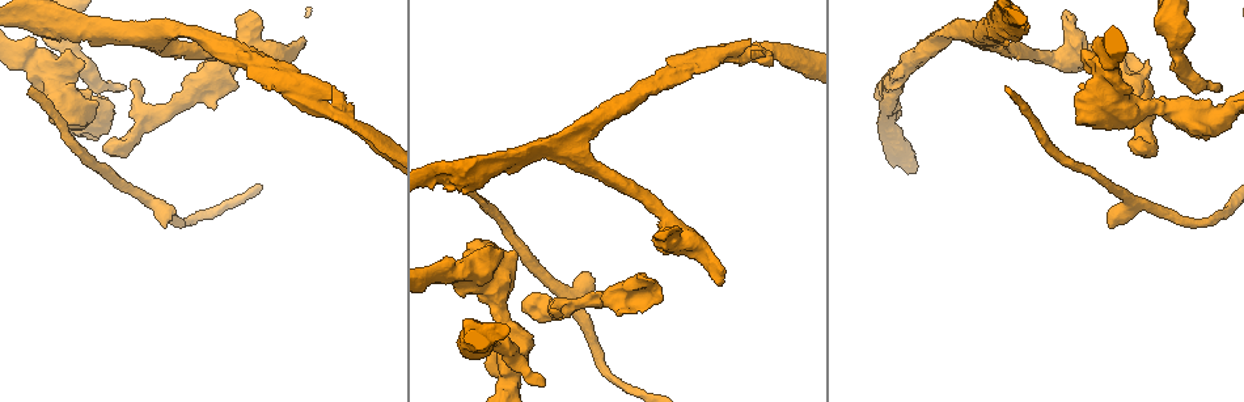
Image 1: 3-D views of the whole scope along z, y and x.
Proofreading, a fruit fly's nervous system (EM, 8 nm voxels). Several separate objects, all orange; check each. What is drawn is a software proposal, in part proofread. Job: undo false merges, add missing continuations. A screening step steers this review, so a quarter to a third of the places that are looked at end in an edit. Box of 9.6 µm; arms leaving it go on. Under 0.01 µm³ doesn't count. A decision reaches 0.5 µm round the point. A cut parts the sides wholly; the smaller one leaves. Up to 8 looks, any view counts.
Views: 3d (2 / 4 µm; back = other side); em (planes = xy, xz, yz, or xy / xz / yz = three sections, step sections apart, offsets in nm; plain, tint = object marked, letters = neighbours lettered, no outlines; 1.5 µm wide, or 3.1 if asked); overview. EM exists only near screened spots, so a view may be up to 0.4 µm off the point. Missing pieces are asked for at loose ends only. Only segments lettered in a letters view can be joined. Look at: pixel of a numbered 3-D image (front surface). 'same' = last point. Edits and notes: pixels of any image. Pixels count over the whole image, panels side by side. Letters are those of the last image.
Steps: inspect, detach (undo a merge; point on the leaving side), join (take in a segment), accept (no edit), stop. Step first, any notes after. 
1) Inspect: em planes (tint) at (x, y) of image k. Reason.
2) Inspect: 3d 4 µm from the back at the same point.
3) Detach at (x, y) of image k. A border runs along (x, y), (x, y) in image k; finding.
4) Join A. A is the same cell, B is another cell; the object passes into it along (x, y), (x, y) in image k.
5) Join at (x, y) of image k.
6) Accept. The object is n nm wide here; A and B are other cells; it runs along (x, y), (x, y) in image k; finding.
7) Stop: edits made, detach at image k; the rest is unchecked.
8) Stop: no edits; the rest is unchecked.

Inspect: 3d 4 µm at (458, 292) of image 1. Free end.

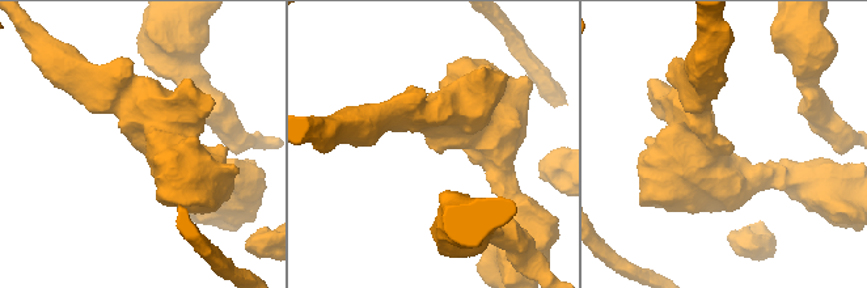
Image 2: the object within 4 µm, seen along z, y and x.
Inspect: em planes (plain) at (729, 141) of image 2.

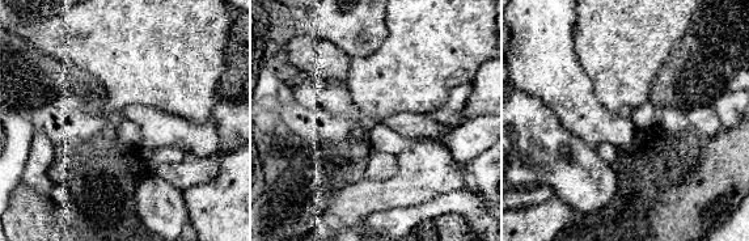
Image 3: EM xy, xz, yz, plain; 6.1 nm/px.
Inspect: em planes (letters) at the same point. What lies round it.

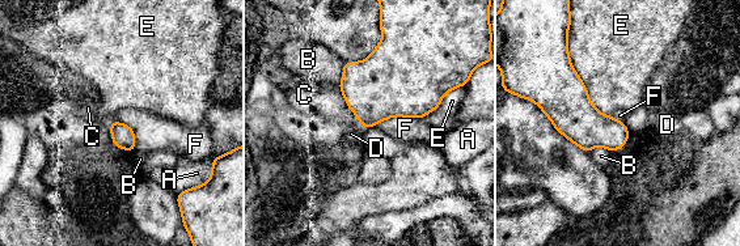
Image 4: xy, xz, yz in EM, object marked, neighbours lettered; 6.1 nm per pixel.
Accept. A, B, C, D, E and F are other cells; a border runs along (419, 118), (389, 117), (375, 126) in image 4; none of them fits.

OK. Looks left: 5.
Inspect: em planes (plain) at (32, 88) of image 1. Free end.

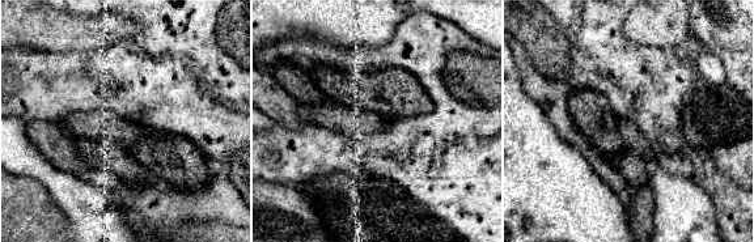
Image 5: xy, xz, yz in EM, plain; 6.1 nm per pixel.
Inspect: em planes (letters) at the same point.

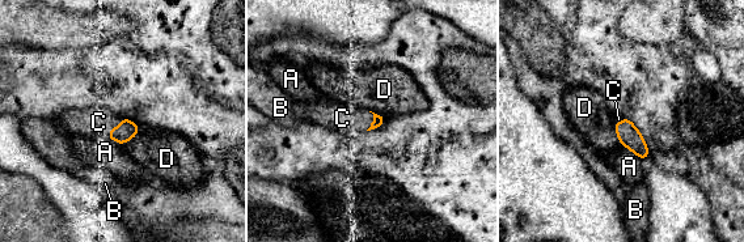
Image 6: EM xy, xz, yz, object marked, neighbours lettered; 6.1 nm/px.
Join C. C is the same cell, A, B and D are other cells; it goes on there.

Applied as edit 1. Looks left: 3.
Inspect: overview.

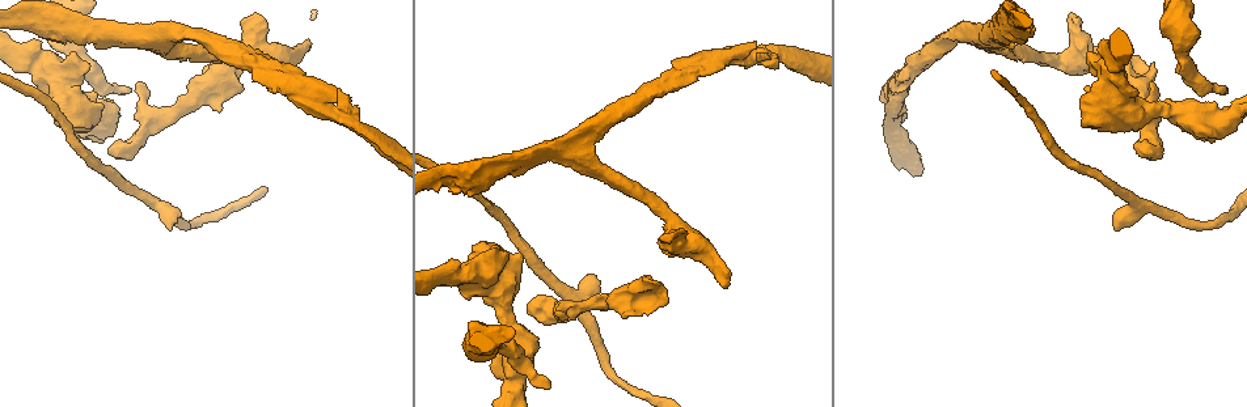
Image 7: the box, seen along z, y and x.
Inspect: 3d 4 µm at (307, 48) of image 7. Free end.

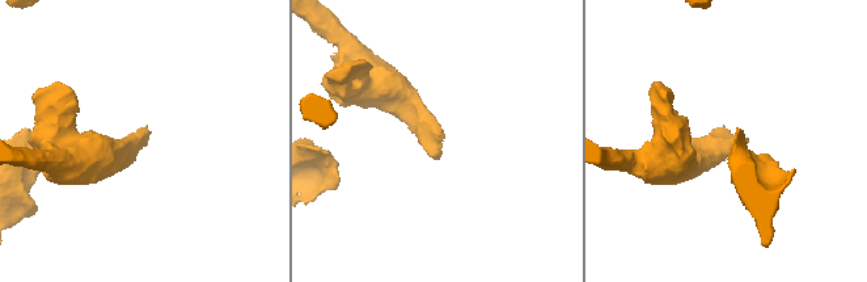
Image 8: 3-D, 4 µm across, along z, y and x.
Inspect: em planes (letters) at (434, 154) of image 8. Now the EM.

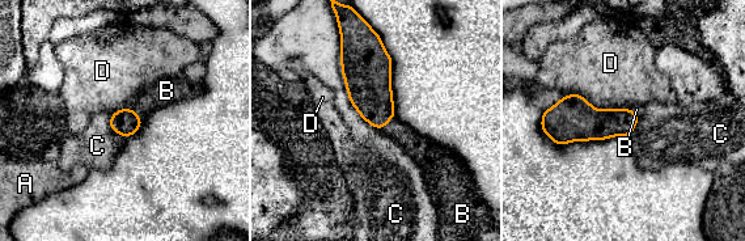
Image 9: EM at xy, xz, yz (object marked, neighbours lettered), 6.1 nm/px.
Join B. The object is 170 nm wide here; B is the same cell, A, C and D are other cells; the object passes into it along (125, 122), (135, 111), (166, 91) in image 9; it goes on there.

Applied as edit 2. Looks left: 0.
Stop: edits made, join at image 6, join at image 9; the rest is unchecked.

